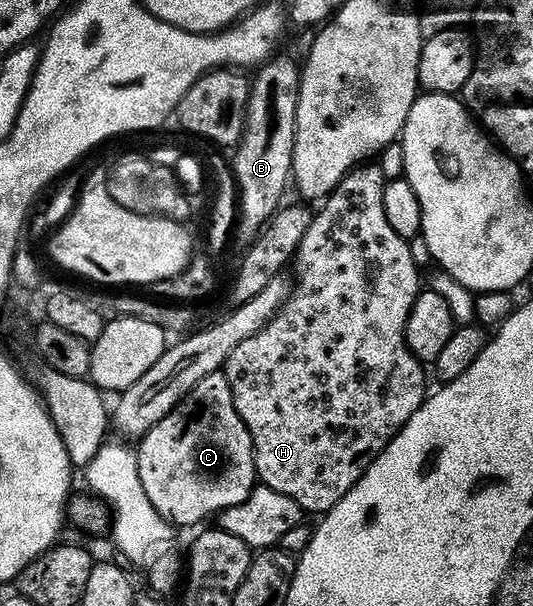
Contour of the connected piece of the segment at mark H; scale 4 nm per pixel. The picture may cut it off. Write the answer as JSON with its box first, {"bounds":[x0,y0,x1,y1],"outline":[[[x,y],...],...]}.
{"bounds":[222,163,430,515],"outline":[[[361,163],[355,169],[348,170],[347,175],[332,190],[331,196],[321,204],[325,205],[320,210],[315,210],[311,223],[302,235],[300,245],[294,254],[296,277],[294,276],[288,300],[273,315],[268,325],[262,327],[252,338],[243,339],[242,343],[231,351],[222,368],[224,378],[230,383],[234,407],[252,436],[259,484],[270,487],[282,495],[290,495],[290,499],[294,499],[294,503],[298,503],[298,507],[305,514],[323,515],[340,502],[346,491],[350,491],[350,487],[354,487],[354,483],[358,483],[361,475],[368,470],[372,460],[387,447],[392,436],[408,422],[414,411],[418,411],[430,389],[424,382],[425,366],[410,351],[404,334],[410,307],[416,296],[422,292],[420,273],[416,270],[416,261],[412,258],[411,247],[408,246],[411,244],[405,237],[398,235],[398,231],[394,231],[390,223],[386,223],[385,213],[382,211],[385,184],[386,178],[379,164]]]}

